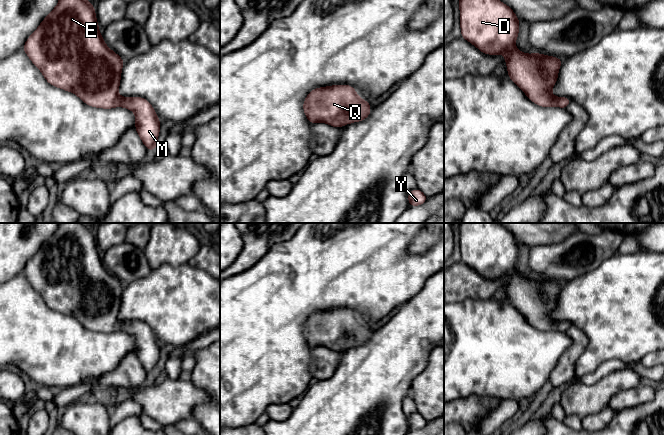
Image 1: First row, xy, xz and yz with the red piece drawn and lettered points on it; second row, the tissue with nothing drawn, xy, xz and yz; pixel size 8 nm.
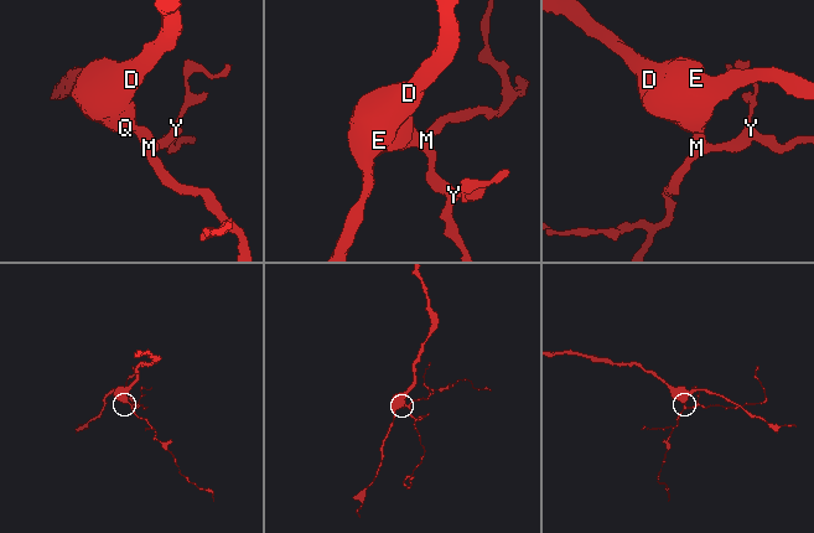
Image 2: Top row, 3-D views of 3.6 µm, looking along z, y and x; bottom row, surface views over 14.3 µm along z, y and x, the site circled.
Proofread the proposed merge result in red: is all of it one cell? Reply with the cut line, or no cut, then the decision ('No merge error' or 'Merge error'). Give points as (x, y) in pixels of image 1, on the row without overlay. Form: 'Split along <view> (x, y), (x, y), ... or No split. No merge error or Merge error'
No split. No merge error

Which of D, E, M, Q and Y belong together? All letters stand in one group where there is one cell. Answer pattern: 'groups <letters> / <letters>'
groups D E M Q Y

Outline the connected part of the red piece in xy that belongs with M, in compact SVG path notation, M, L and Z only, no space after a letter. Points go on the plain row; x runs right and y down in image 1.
M59 223L55 232L28 261L22 273L50 309L72 316L91 331L124 331L133 335L135 353L143 368L150 376L157 371L160 343L145 322L119 320L124 284L105 268L99 255L95 231L89 225Z

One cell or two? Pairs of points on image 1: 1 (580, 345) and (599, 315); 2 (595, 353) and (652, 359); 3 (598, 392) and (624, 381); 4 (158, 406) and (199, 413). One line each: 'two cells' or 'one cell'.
1: two cells
2: two cells
3: one cell
4: two cells

